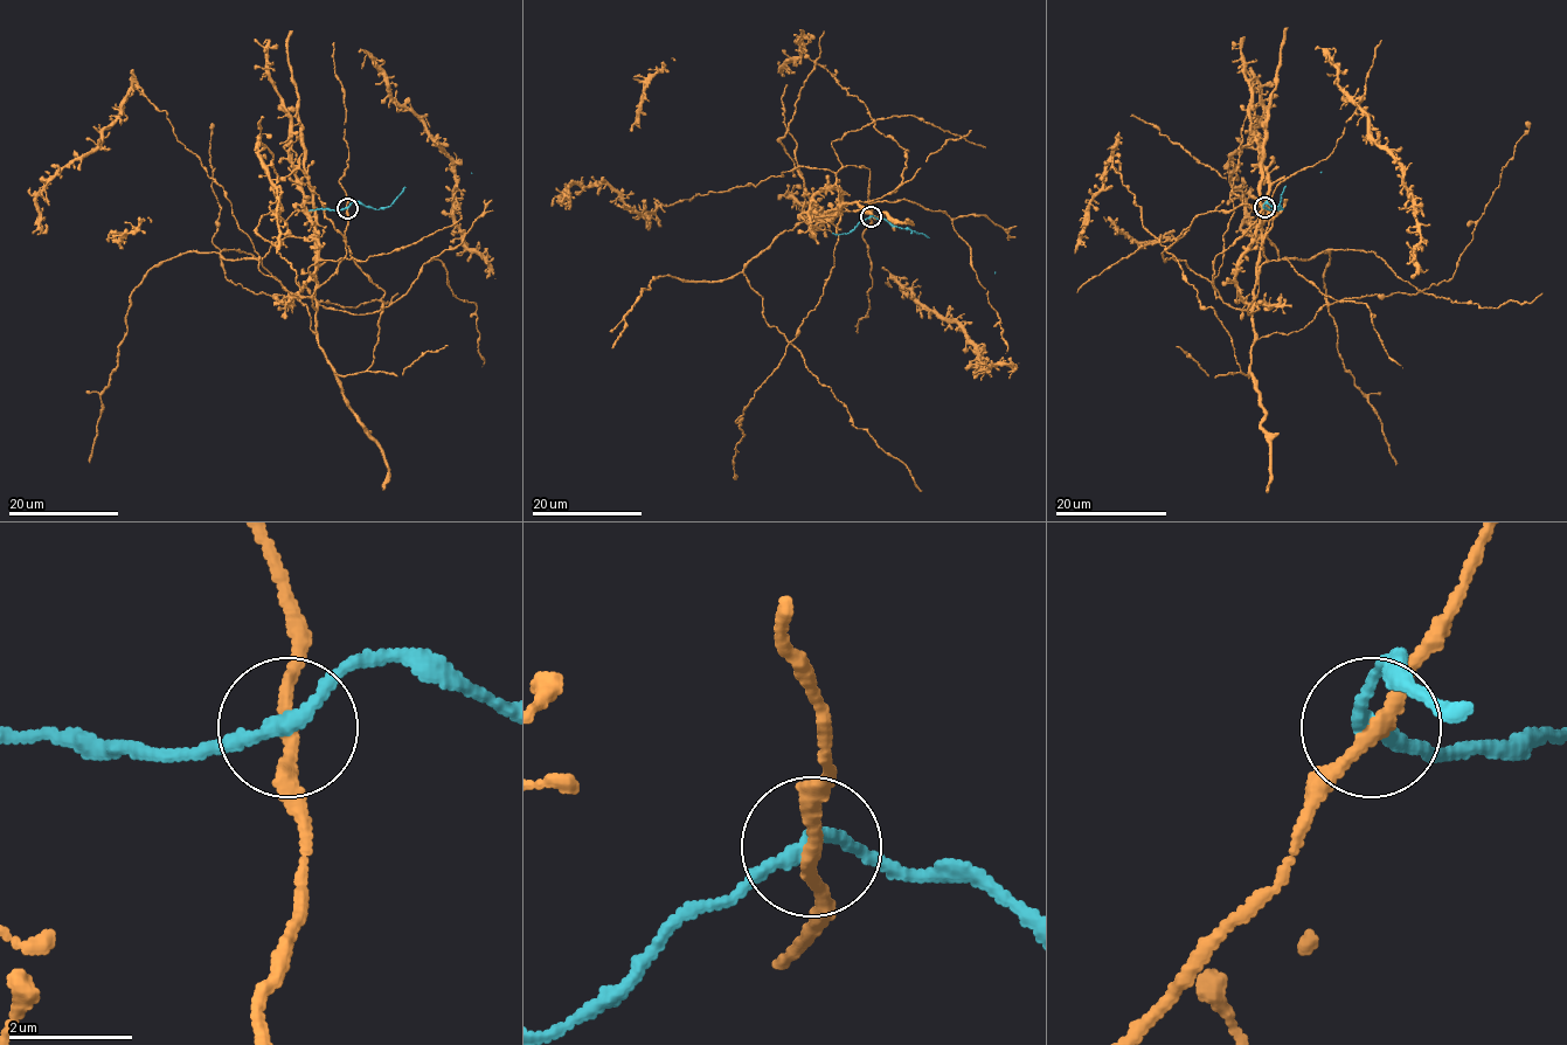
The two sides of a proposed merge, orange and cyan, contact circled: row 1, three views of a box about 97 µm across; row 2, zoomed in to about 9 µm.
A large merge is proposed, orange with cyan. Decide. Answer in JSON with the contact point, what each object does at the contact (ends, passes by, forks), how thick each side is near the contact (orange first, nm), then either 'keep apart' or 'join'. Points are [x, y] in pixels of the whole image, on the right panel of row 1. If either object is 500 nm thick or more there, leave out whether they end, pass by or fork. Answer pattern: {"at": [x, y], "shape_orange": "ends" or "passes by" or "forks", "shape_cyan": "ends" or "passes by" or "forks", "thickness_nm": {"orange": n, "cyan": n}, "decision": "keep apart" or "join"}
{"at": [1264, 207], "shape_orange": "passes by", "shape_cyan": "passes by", "thickness_nm": {"orange": 240, "cyan": 240}, "decision": "join"}

